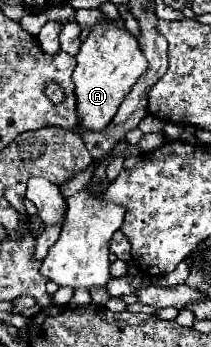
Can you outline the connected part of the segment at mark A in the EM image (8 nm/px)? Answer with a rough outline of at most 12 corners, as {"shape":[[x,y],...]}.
{"shape":[[103,16],[75,60],[79,122],[103,130],[147,70],[139,40]]}

